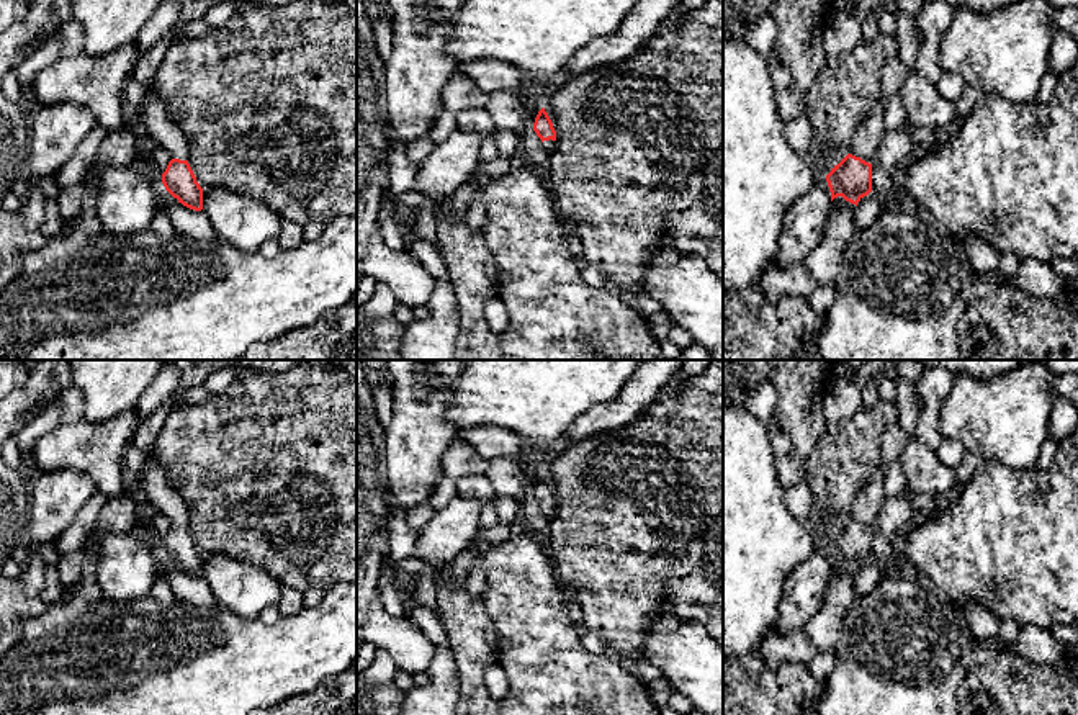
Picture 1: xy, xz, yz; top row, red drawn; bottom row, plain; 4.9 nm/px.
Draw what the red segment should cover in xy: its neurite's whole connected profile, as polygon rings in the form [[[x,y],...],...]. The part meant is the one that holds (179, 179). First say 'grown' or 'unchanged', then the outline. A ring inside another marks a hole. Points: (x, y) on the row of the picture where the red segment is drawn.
grown; [[[147,87],[147,95],[141,110],[142,123],[146,124],[152,141],[167,149],[172,160],[162,173],[165,190],[183,206],[201,211],[203,188],[188,164],[188,142],[182,129],[172,121],[165,103],[157,93]]]

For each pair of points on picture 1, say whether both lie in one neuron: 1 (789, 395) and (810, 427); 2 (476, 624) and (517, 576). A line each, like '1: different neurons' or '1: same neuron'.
1: same neuron
2: different neurons

